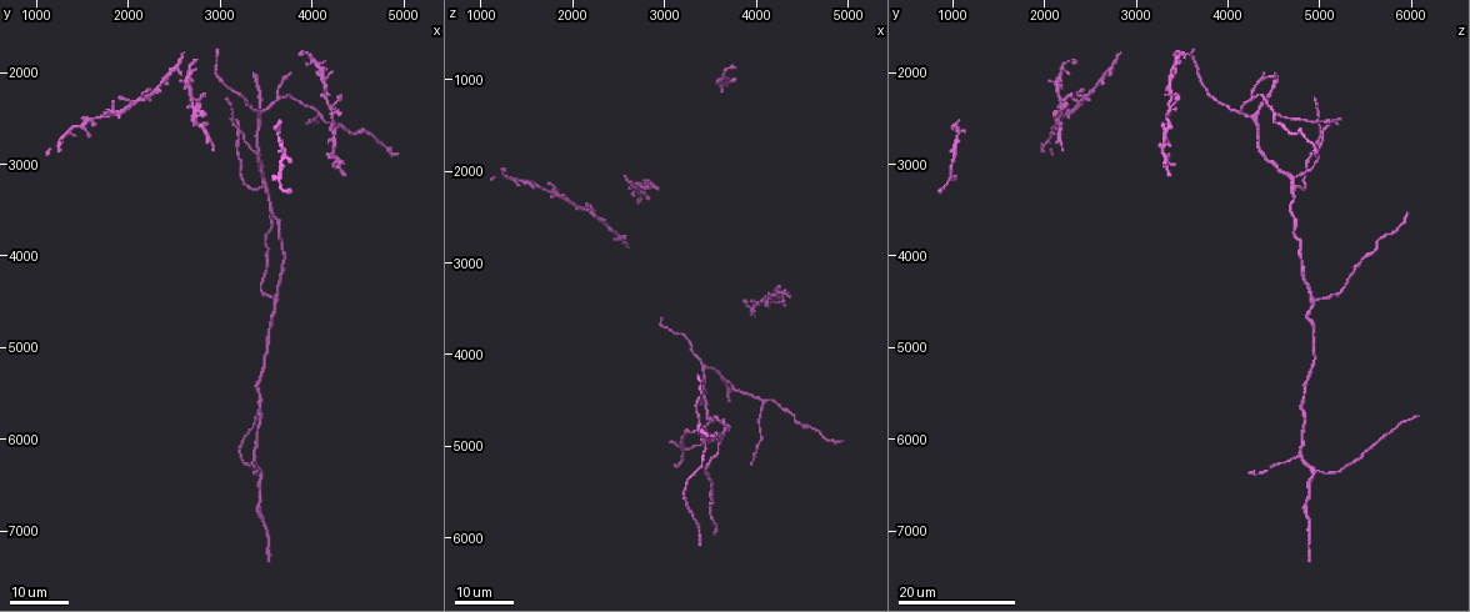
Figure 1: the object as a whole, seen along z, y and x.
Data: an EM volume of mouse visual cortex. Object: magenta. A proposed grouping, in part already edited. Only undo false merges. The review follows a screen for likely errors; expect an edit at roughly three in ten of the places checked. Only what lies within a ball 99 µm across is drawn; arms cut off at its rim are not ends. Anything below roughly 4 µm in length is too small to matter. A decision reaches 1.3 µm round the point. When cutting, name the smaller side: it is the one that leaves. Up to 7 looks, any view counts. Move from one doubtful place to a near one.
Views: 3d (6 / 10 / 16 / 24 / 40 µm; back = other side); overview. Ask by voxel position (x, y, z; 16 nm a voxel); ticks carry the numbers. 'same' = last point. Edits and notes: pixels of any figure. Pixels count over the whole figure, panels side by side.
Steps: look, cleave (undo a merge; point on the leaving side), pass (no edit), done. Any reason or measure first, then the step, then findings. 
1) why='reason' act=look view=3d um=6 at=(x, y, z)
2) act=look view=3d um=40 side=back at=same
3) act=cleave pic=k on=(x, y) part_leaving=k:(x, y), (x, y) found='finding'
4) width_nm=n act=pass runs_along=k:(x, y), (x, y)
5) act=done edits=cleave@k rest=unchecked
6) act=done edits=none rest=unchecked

why='small branch off a trunk' act=look view=3d um=24 at=(2800, 2600, 2200)

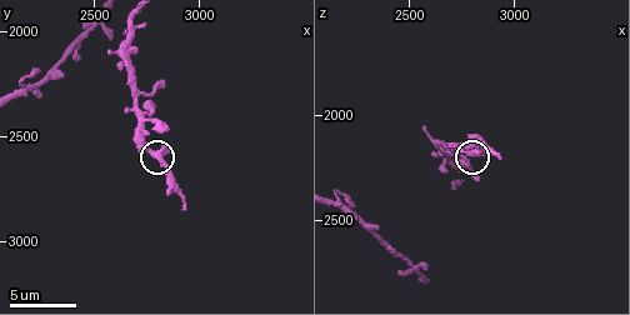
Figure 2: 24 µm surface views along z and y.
act=look view=3d um=6 at=(2780, 2580, 2180)

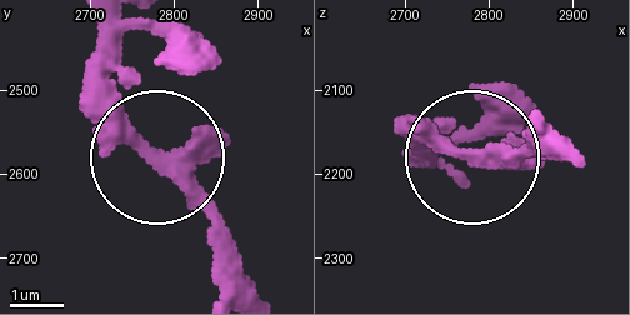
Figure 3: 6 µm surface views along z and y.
act=pass found='continuous, no second neuron'

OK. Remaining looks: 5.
why='side arm on a straight run' act=look view=3d um=16 at=(3650, 2250, 4250)

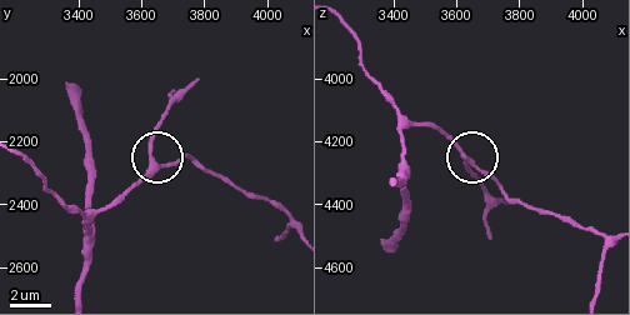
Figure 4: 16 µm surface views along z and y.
act=look view=3d um=6 at=(3650, 2270, 4270)

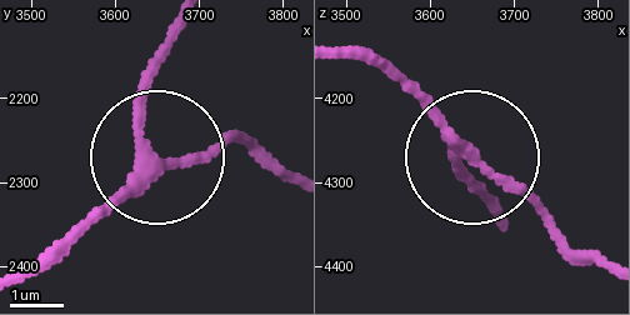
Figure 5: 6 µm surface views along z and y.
arms=3 act=pass runs_along=5:(339, 53), (380, 66), (460, 146), (469, 183) found='all the same neuron'

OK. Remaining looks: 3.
why='a fork' act=look view=3d um=24 at=(4050, 2450, 4550)

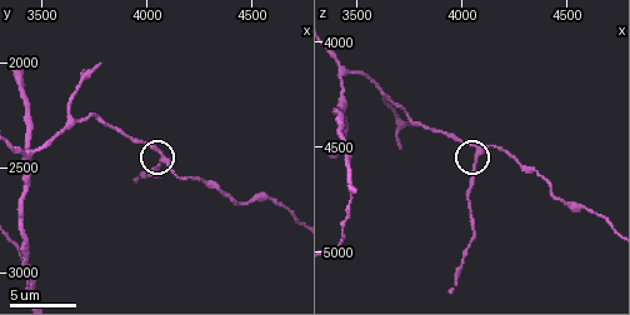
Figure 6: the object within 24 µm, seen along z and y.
why='closer look' act=look view=3d um=10 at=(4080, 2470, 4540)

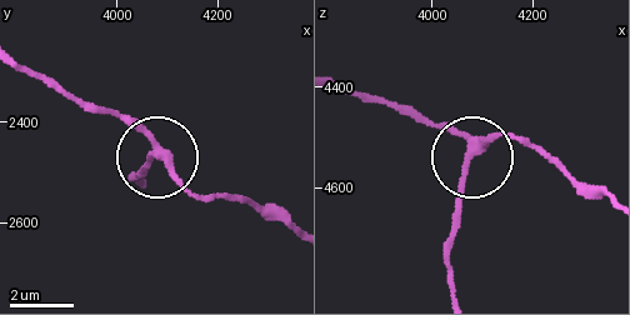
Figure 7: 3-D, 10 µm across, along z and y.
act=pass runs_along=7:(336, 85), (458, 136), (469, 168), (458, 230) found='one neuron here'

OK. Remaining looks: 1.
act=done edits=none rest=unchecked

